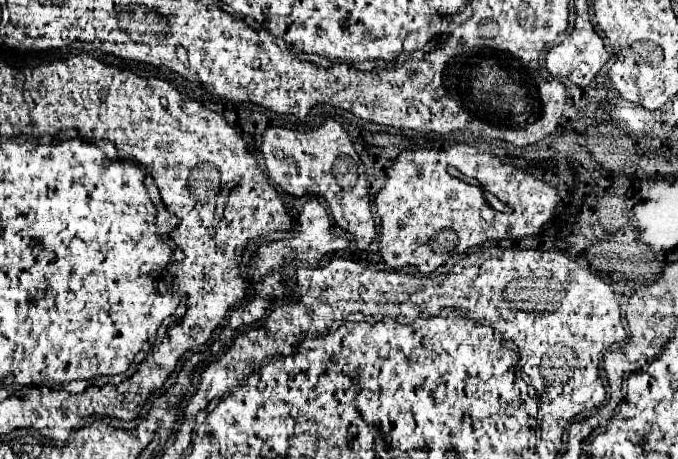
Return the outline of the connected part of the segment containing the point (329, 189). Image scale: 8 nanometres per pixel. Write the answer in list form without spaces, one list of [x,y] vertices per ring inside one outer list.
[[[326,119],[320,127],[300,133],[282,127],[268,127],[262,135],[262,157],[268,167],[268,177],[290,195],[314,193],[324,197],[332,209],[334,221],[354,237],[360,237],[360,249],[366,249],[374,231],[374,219],[370,213],[368,185],[364,177],[364,165],[350,141],[346,129],[334,121]]]

